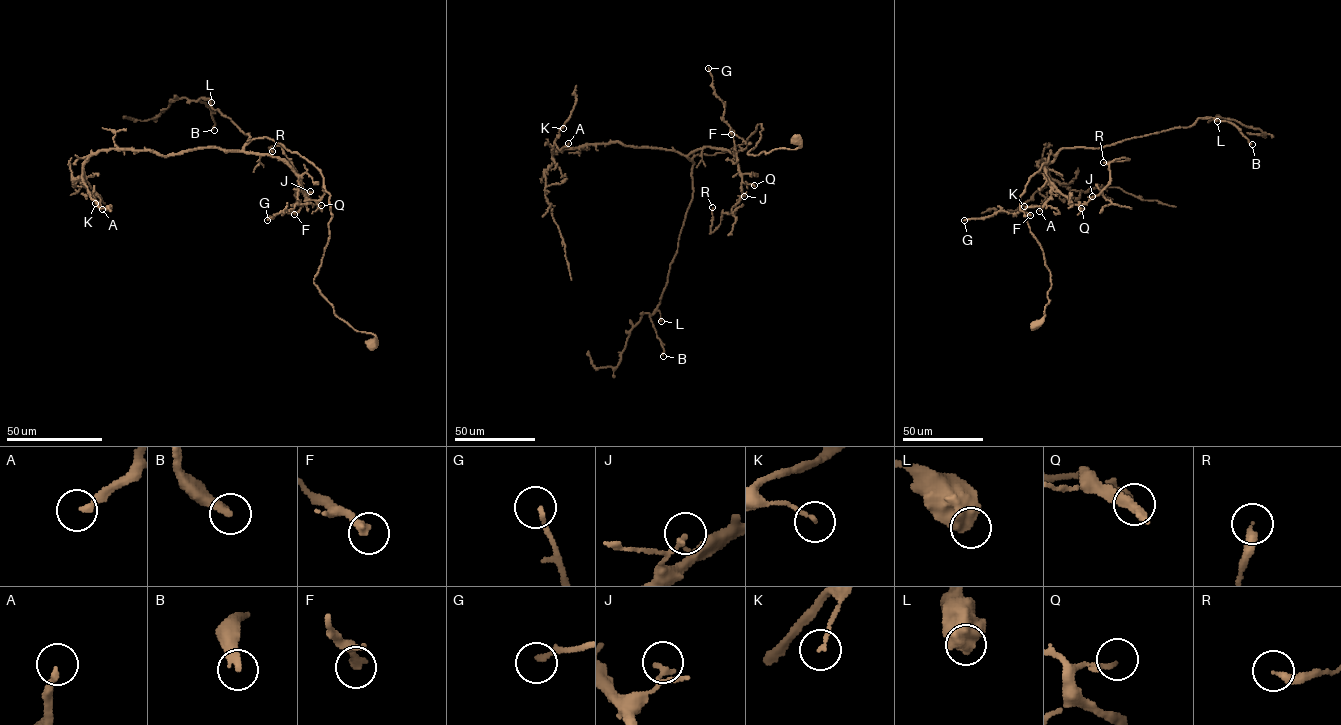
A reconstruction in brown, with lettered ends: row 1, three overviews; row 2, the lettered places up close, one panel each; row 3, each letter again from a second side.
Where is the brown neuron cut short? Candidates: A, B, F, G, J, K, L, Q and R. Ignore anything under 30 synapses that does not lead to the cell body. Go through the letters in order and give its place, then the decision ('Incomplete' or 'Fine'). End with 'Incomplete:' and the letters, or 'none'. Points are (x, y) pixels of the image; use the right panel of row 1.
A: Place: (1039, 211). Fine
B: Place: (1252, 144). Incomplete
F: Place: (1030, 215). Fine
G: Place: (964, 220). Fine
J: Place: (1092, 196). Fine
K: Place: (1024, 206). Fine
L: Place: (1217, 121). Fine
Q: Place: (1081, 208). Fine
R: Place: (1103, 162). Fine
Incomplete: B

